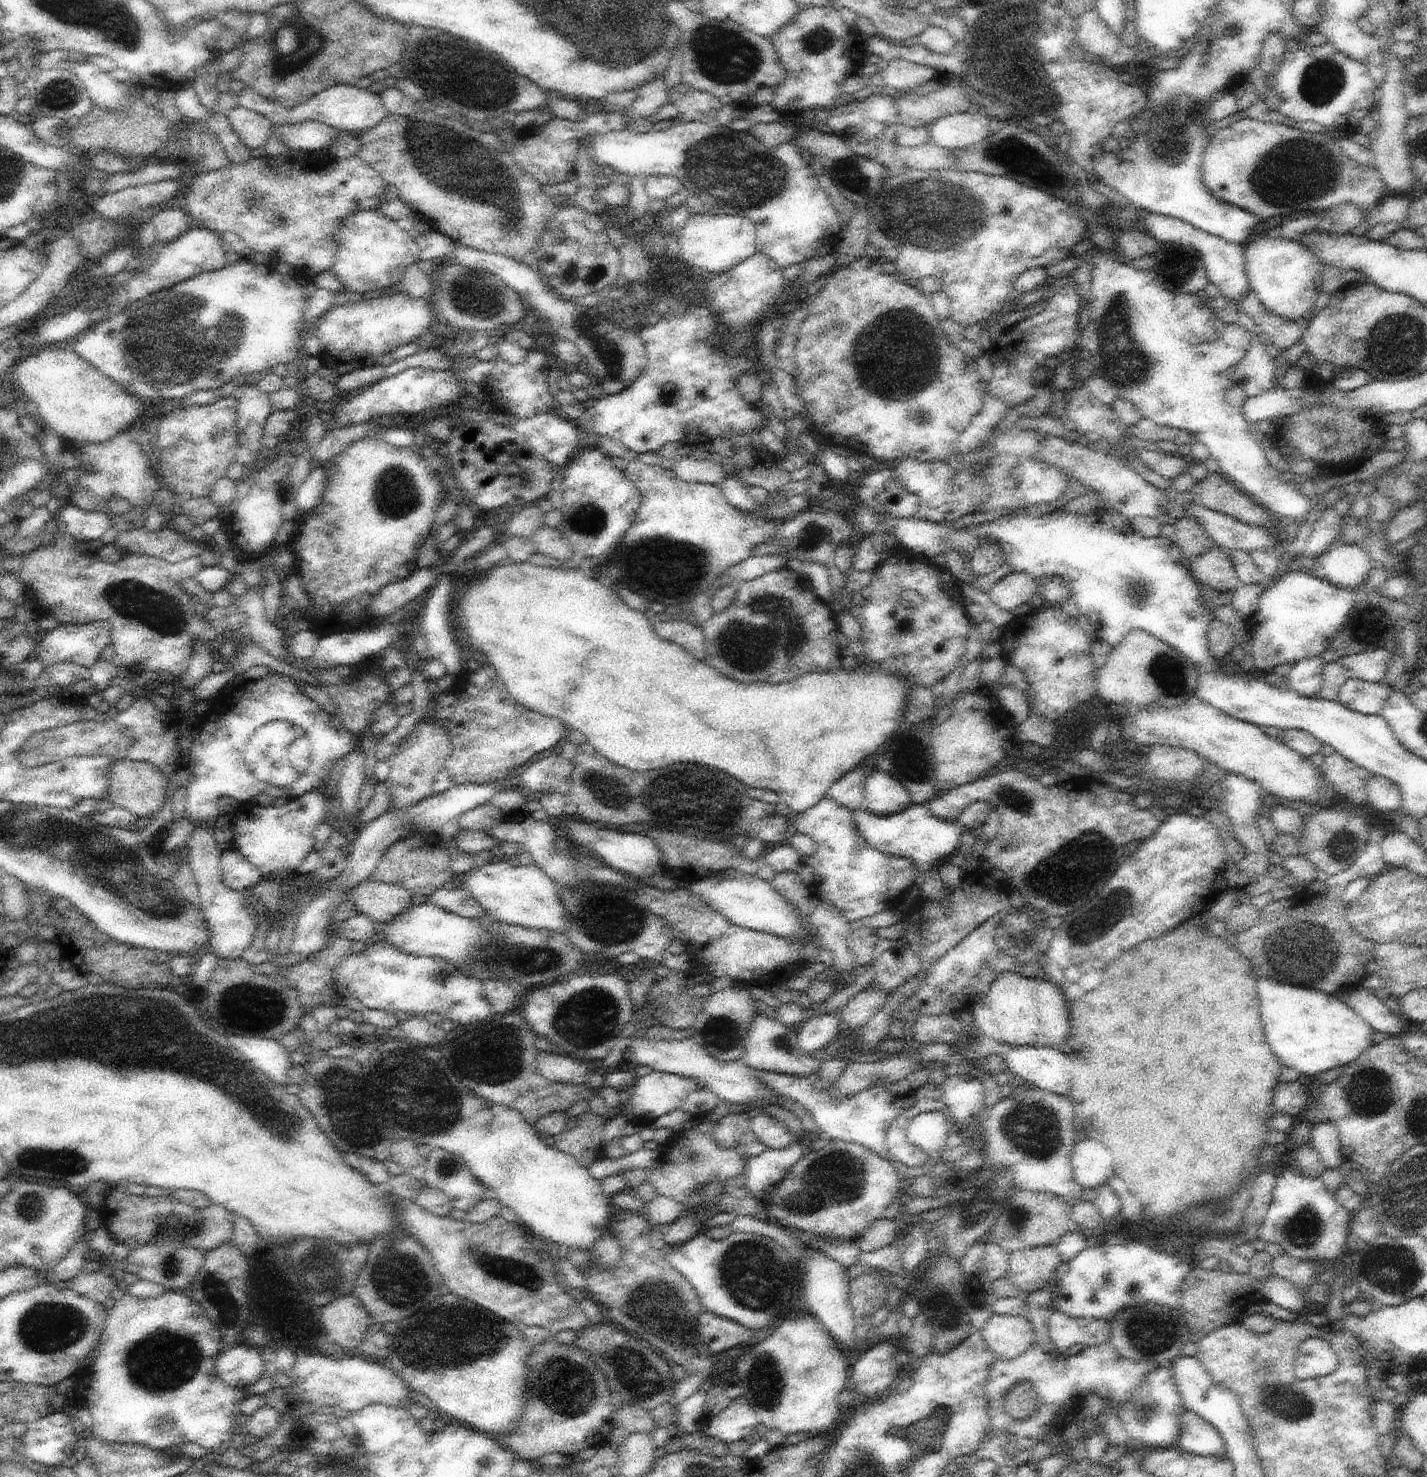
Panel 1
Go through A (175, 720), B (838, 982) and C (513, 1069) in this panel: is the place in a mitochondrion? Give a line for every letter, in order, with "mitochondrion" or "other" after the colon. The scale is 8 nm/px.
A: other
B: other
C: mitochondrion

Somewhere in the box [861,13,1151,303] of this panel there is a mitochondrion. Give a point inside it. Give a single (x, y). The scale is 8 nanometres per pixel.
(934, 215)

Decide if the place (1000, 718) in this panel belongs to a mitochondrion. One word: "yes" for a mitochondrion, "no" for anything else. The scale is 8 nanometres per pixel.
no

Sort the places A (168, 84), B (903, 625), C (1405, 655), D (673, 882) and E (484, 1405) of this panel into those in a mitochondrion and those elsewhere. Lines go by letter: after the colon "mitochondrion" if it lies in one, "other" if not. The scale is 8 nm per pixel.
A: other
B: other
C: other
D: other
E: other

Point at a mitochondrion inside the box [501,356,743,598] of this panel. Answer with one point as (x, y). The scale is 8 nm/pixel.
(689, 561)

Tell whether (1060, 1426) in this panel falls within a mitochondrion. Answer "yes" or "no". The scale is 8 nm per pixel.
no

